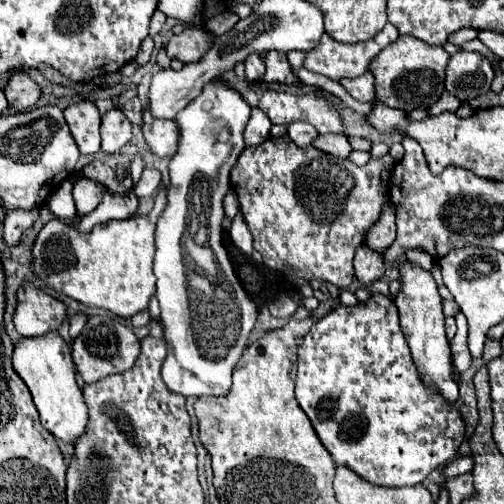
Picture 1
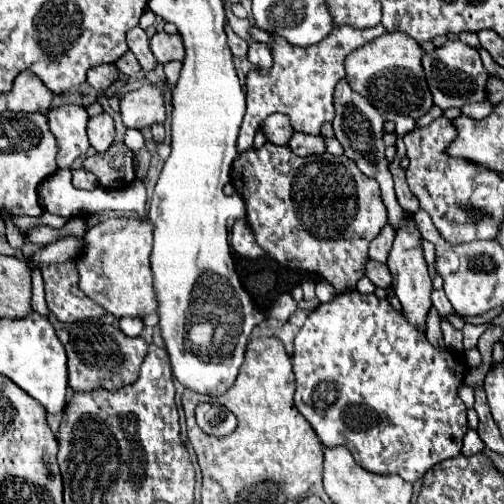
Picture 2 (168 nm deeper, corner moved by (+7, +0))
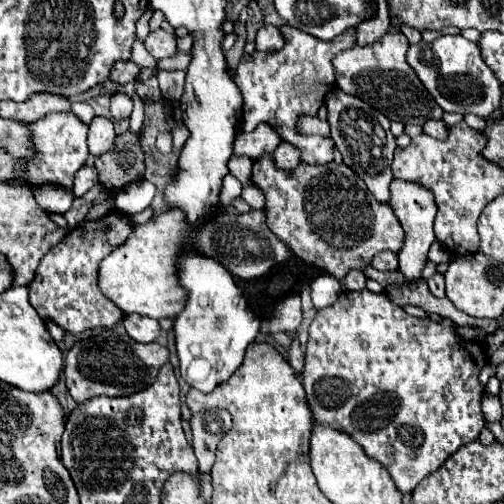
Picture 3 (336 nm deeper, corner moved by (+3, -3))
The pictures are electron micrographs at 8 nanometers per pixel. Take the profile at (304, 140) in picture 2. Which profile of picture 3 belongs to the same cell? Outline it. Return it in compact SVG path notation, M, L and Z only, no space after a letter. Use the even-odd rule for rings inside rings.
M281 142L271 156L273 156L275 166L281 170L297 168L301 162L301 160L297 160L297 148L291 148L291 144L285 144L285 142Z

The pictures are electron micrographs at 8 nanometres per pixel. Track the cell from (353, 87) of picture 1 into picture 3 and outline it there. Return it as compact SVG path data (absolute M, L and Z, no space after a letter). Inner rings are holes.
M333 88L325 96L325 106L329 112L329 126L331 126L331 138L337 146L337 150L343 154L343 162L353 168L361 180L367 184L369 192L379 200L389 200L389 182L393 180L391 174L391 162L393 162L393 150L395 150L395 138L389 130L389 120L377 112L375 108L369 108L361 98L349 96L341 92L339 88Z

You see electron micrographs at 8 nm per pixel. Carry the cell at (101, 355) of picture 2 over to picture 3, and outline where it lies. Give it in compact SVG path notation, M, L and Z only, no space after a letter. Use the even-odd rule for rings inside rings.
M117 326L77 342L65 358L65 384L71 398L81 404L95 396L129 396L155 382L159 368L169 362L169 350L157 342L139 344Z

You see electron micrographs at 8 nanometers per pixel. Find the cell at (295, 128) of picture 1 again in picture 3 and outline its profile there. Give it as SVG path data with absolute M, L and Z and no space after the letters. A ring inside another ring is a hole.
M259 124L253 132L239 130L233 142L233 152L237 156L249 156L251 160L257 160L261 154L271 154L273 148L277 148L281 140L277 140L277 134L267 124Z

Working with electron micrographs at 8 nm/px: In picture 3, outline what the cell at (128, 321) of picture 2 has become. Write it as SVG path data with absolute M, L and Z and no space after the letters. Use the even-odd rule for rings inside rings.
M127 314L123 318L123 326L127 334L135 342L155 342L157 336L161 334L161 326L155 318L149 316L139 316L139 314Z

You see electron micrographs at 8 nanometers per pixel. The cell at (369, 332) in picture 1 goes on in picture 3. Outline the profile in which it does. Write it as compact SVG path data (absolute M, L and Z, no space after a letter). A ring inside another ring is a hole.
M367 288L359 290L359 292L341 292L337 302L329 308L323 308L317 312L311 328L309 328L309 344L307 344L307 352L305 352L305 370L303 370L303 388L307 394L307 404L313 412L313 418L319 424L329 424L333 428L339 428L343 432L347 432L357 444L361 444L361 448L365 450L365 454L377 462L383 464L383 468L389 472L391 480L397 484L397 490L405 496L409 492L413 492L413 488L431 472L435 472L453 452L457 452L457 448L461 448L463 444L469 444L473 440L479 438L479 432L485 428L485 418L481 412L481 398L485 394L481 382L479 382L479 372L483 370L483 366L489 362L487 352L481 344L465 340L457 334L457 324L441 318L439 322L429 320L429 318L415 318L409 316L399 304L395 304L389 294L385 292L371 292Z

